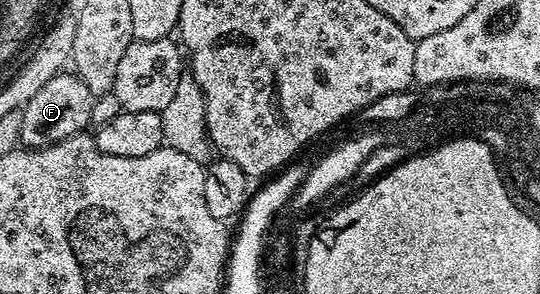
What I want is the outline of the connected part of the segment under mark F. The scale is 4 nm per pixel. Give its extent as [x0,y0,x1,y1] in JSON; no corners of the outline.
[20,73,94,149]

